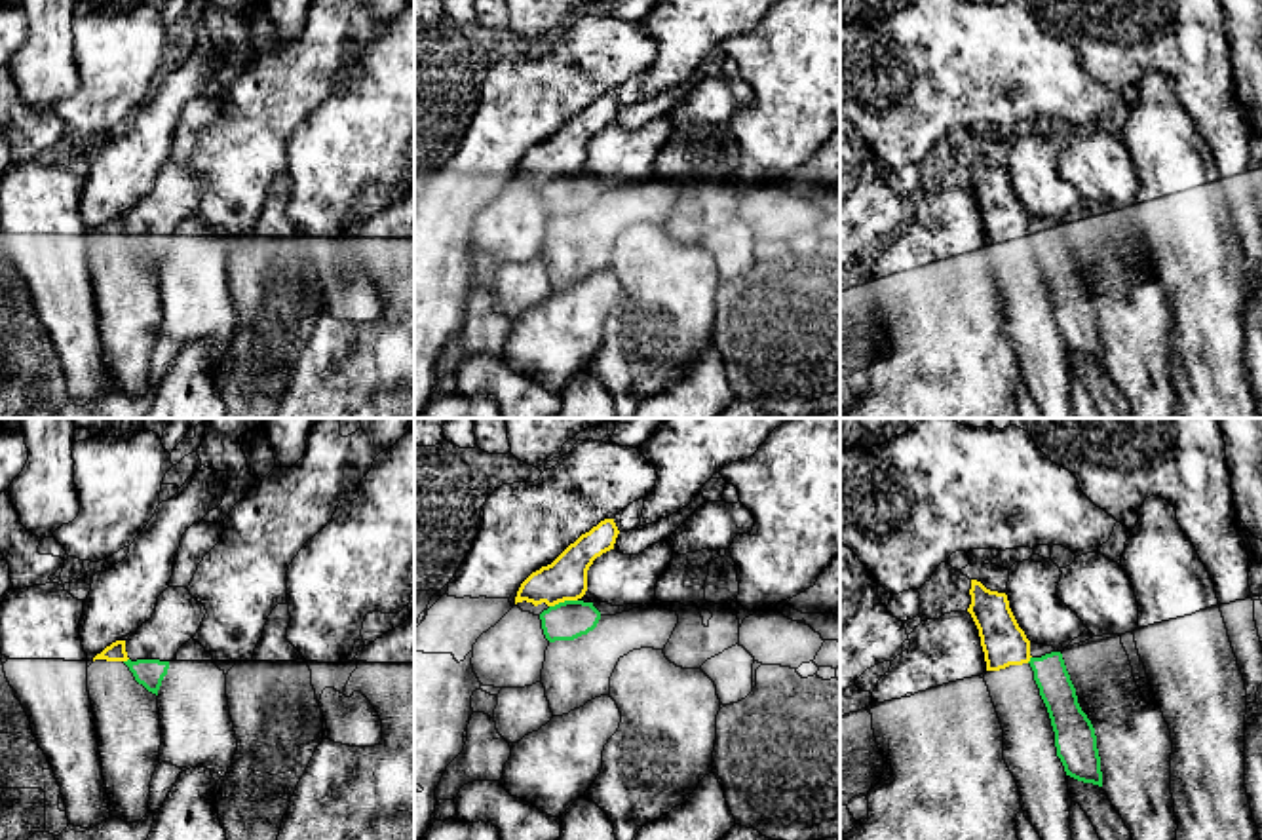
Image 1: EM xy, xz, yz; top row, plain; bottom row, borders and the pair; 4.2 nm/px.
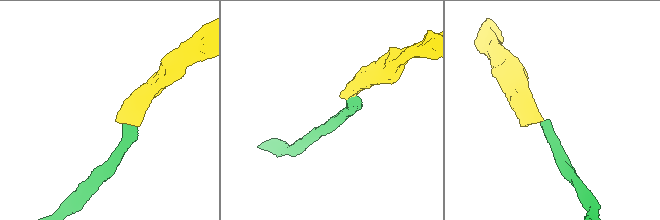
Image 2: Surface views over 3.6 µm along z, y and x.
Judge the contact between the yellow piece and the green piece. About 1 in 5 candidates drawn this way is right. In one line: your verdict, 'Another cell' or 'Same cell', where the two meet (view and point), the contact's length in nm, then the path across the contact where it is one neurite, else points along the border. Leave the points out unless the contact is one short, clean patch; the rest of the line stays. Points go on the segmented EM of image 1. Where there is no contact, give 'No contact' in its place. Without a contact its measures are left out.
Another cell. Touches yellow at xz (563, 601). Shared border 120 nm. Boundary: xz (576, 599), (565, 599), (550, 607)

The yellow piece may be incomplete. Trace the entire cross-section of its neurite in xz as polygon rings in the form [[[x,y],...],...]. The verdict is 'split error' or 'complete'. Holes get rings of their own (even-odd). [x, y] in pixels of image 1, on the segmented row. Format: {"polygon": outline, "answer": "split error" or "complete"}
{"polygon": [[[604,519],[570,544],[551,564],[532,572],[519,587],[515,606],[540,616],[549,606],[578,601],[587,591],[587,570],[597,557],[614,549],[620,530]]], "answer": "split error"}

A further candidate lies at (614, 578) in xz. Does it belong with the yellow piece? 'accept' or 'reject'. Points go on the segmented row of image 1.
reject

